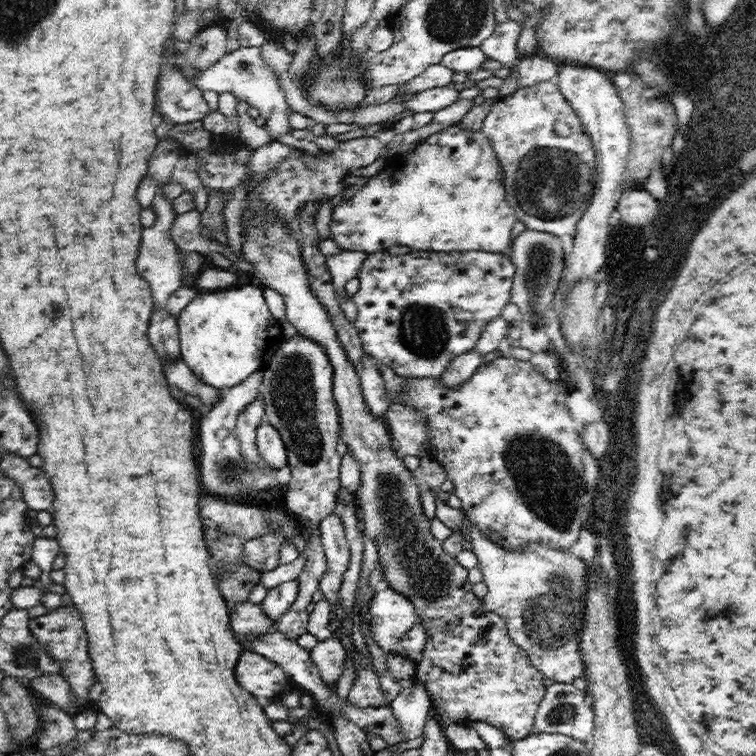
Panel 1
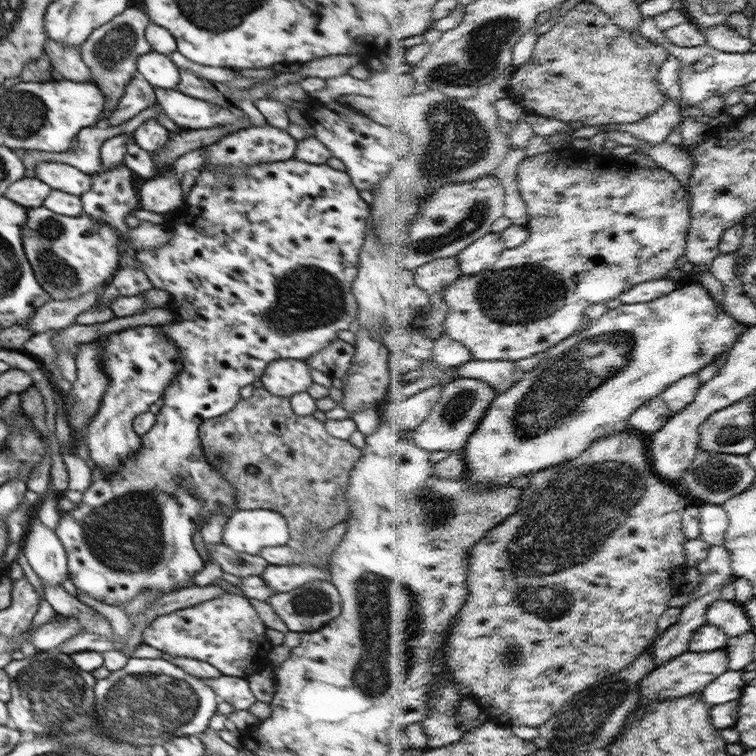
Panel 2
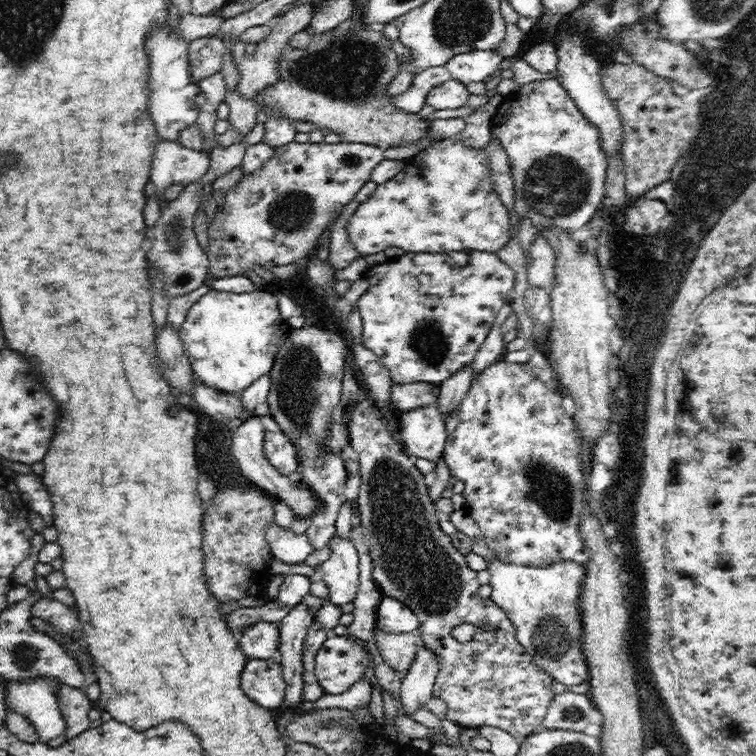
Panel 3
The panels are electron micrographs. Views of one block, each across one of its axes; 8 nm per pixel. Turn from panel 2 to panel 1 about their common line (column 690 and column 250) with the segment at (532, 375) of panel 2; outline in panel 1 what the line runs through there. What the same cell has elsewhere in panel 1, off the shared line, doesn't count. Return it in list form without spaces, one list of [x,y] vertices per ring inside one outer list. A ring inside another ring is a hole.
[[[258,282],[229,289],[198,290],[196,297],[178,315],[182,356],[192,372],[214,388],[232,388],[253,372],[264,371],[274,353],[285,342],[282,321],[274,318]]]

